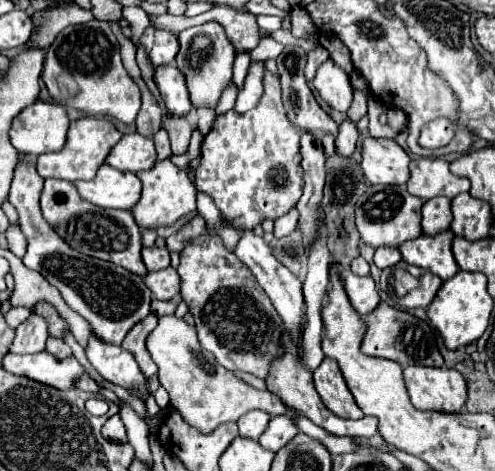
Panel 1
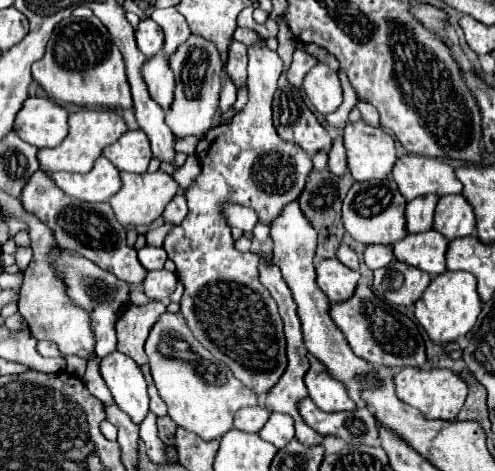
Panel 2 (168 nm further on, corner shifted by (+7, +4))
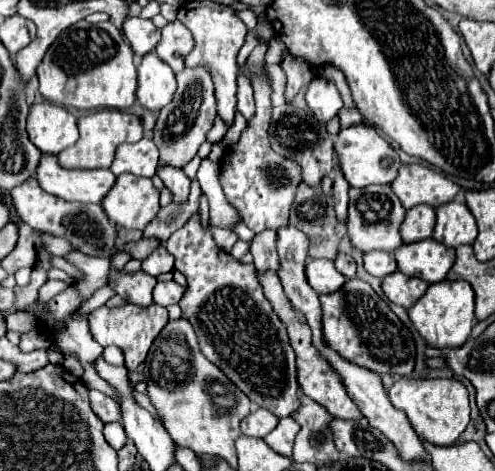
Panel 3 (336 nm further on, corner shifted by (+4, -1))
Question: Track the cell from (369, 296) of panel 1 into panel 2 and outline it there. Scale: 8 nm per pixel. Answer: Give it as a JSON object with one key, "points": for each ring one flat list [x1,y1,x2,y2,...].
{"points":[[322,259,316,265,316,285,326,293,330,301,344,301,352,297,358,279,358,271,340,265,340,261,336,259]]}

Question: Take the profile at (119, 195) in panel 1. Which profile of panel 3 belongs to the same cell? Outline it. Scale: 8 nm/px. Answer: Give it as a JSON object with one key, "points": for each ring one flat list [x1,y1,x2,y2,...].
{"points":[[43,154,37,180,45,192,55,194,63,200,83,202,83,204,101,204,107,192,113,188,117,176,111,170,65,170,57,164,57,156]]}

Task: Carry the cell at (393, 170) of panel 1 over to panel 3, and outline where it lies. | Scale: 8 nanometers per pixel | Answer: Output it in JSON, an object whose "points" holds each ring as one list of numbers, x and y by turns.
{"points":[[369,122,343,128,337,136,335,150,339,152,341,158,341,170,353,188,363,188,369,184,391,184,401,166,399,154,385,138,379,136,379,132]]}

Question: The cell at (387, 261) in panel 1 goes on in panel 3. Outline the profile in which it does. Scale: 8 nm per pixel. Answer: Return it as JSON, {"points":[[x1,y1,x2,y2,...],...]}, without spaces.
{"points":[[373,250,373,252,367,252,363,260,365,260,365,270,377,278,383,278,397,270,397,262,395,262,393,254,387,254,387,252]]}

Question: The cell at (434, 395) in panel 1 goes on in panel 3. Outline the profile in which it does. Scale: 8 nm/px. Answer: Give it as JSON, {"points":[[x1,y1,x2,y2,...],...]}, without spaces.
{"points":[[401,378,397,380,391,390,389,398,393,406,403,410,419,434,421,440,427,440,437,446,455,444,461,432,469,424,469,392,459,380,451,378]]}

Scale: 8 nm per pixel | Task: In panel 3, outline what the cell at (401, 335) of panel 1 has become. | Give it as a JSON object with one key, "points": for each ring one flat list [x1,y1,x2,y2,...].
{"points":[[349,280,333,294,321,294,323,336,345,360,365,366,377,374,409,376,415,368,415,340,411,330,391,312,385,300,363,280]]}

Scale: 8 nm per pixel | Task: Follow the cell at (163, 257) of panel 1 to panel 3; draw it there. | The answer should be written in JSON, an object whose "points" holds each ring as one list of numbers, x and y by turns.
{"points":[[159,246,149,258,143,260,143,270,151,276,171,272,173,270,173,256,165,250,165,246]]}

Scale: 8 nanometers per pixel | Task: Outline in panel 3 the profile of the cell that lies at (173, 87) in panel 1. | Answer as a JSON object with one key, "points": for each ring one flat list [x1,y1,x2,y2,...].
{"points":[[155,52,147,54,139,64,137,98,147,110,161,110,175,94,175,74]]}

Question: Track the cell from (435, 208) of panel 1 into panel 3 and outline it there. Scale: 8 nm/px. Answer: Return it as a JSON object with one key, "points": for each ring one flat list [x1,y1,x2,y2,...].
{"points":[[419,204,411,210,407,210,407,218,401,228,401,236,405,244,425,240,433,234,435,228,435,208,427,204]]}

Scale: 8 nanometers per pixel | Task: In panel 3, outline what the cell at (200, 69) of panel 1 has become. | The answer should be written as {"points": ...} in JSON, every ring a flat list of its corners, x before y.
{"points":[[203,66,183,68,177,74,177,92,173,96,173,102,161,110,155,124,153,142,161,152,159,164,171,164,183,168,197,154,199,146,205,142,207,132,213,128,215,116,217,116,215,88,211,82,211,74,207,74]]}

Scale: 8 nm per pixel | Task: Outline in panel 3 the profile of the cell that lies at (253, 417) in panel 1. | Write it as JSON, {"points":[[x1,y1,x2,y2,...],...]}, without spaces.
{"points":[[255,408,247,418,243,418,241,422,241,432,245,436,253,436,253,438,263,438,267,436,275,426,277,426,279,418,275,414,271,414,269,410,263,408]]}

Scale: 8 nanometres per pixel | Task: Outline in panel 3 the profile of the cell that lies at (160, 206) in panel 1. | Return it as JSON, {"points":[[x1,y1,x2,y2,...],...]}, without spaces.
{"points":[[121,174,111,188,111,194,103,198,105,214,121,228,145,230,145,226,157,216,159,208,159,190,153,182,133,174]]}

